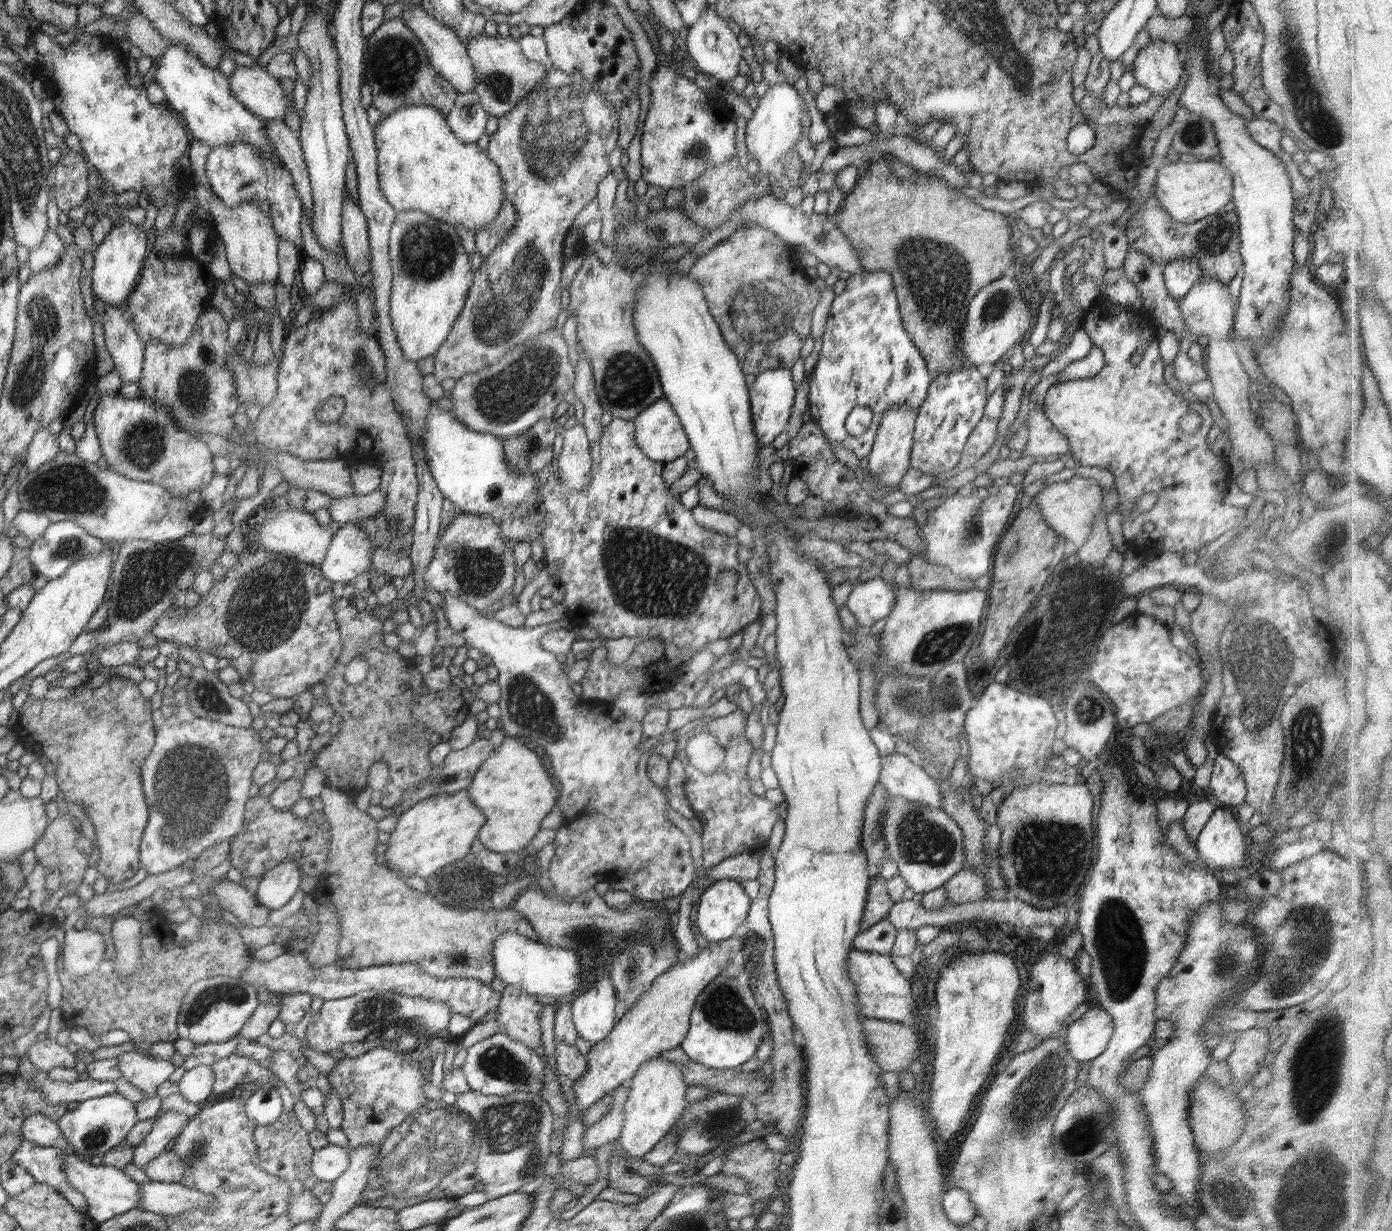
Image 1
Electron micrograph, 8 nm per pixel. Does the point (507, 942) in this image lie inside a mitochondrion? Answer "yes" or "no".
no

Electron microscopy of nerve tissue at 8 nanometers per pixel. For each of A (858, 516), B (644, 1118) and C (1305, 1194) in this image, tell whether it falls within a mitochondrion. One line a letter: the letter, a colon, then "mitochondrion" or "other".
A: mitochondrion
B: other
C: mitochondrion

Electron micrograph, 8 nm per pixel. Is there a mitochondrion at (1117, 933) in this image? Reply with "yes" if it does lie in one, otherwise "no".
yes

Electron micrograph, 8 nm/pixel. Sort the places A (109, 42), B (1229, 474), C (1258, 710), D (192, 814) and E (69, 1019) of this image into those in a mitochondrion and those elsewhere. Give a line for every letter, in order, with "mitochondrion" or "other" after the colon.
A: other
B: other
C: mitochondrion
D: mitochondrion
E: other

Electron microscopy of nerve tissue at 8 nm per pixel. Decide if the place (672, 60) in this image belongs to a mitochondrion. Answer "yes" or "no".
no

